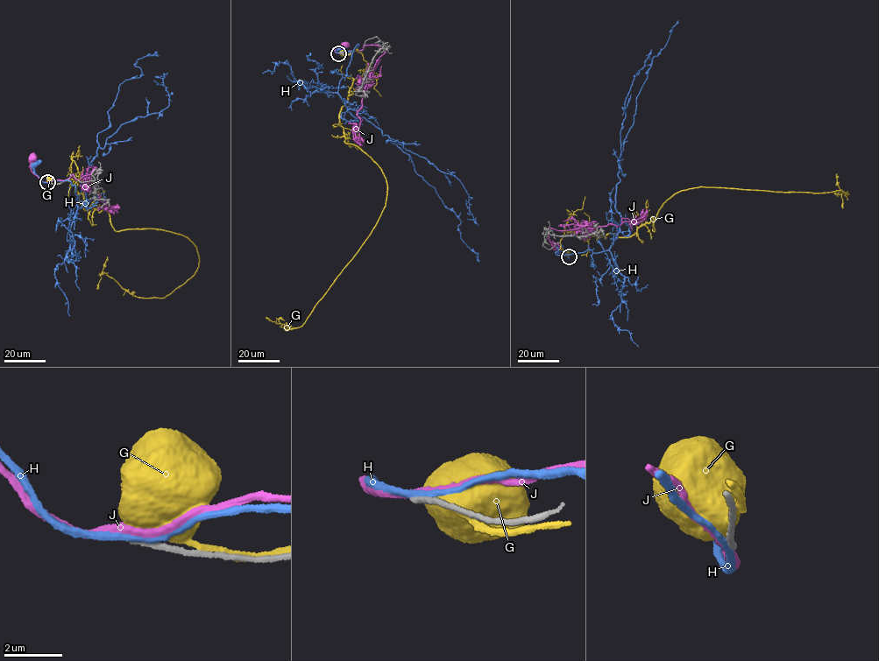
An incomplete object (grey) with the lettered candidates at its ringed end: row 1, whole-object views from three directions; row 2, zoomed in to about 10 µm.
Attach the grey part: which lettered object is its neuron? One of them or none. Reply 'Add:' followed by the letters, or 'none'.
Add: none

